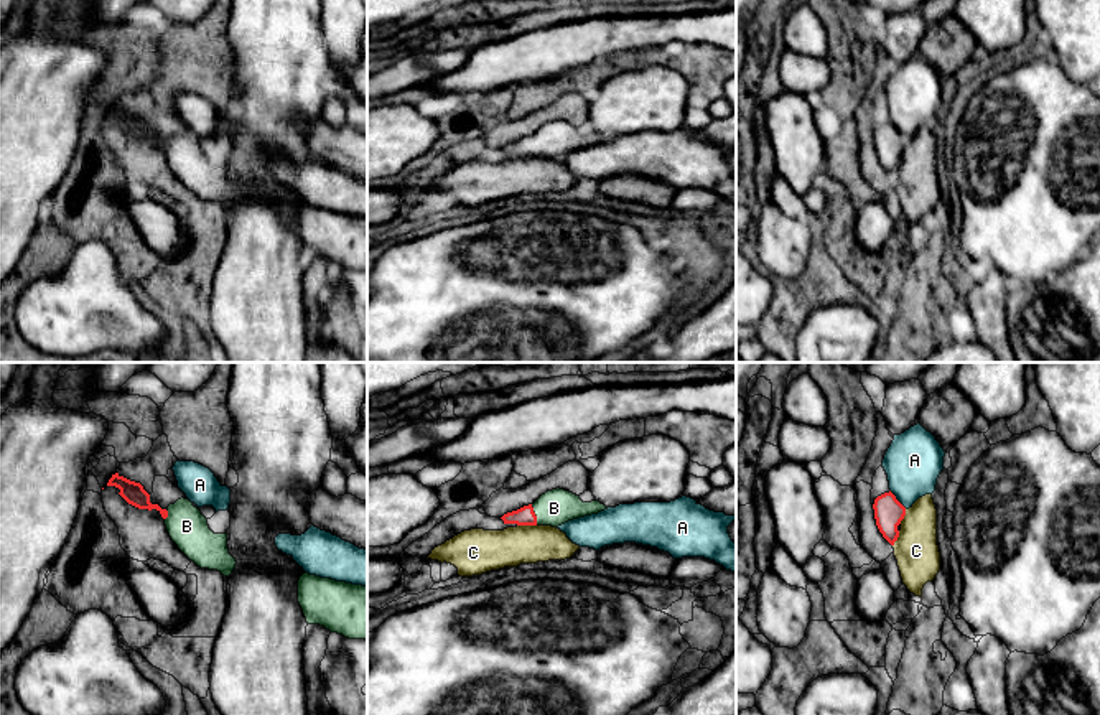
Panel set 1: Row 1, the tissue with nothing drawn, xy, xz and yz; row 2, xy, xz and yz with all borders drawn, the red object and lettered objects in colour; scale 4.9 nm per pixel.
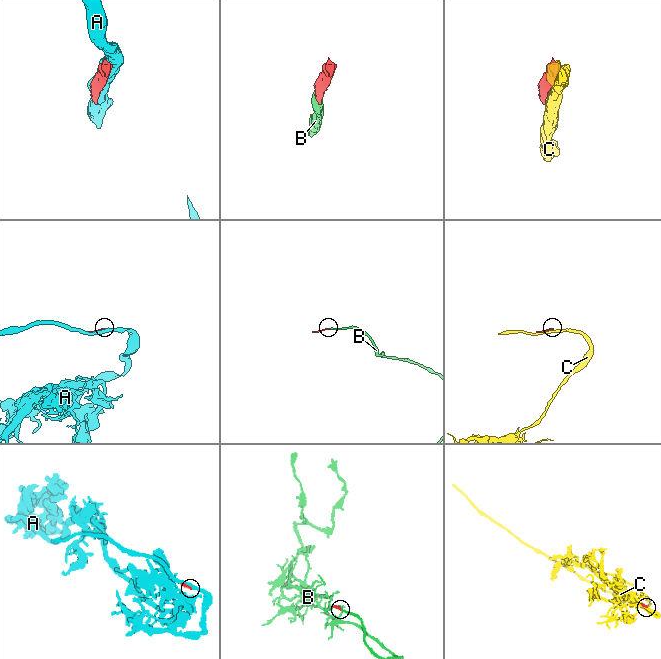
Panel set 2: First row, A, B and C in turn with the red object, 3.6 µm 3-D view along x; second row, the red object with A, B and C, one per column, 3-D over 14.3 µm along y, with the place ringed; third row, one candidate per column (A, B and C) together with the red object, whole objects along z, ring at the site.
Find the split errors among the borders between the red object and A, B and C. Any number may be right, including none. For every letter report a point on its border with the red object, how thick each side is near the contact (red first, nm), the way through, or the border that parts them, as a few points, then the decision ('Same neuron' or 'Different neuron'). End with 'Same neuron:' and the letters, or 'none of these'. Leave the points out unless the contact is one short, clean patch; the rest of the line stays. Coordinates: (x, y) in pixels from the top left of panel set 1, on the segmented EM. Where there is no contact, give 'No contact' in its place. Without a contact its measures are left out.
A: Touches red at yz (896, 500). Thickness 140 nm (red) against 280 nm. Different neuron
B: Touches red at xz (534, 514). Thickness 90 nm (red) against 170 nm. Path across: xz (524, 516), (534, 514), (554, 508). Same neuron
C: Touches red at xz (527, 524). Thickness 90 nm (red) against 200 nm. Different neuron
Same neuron: B

